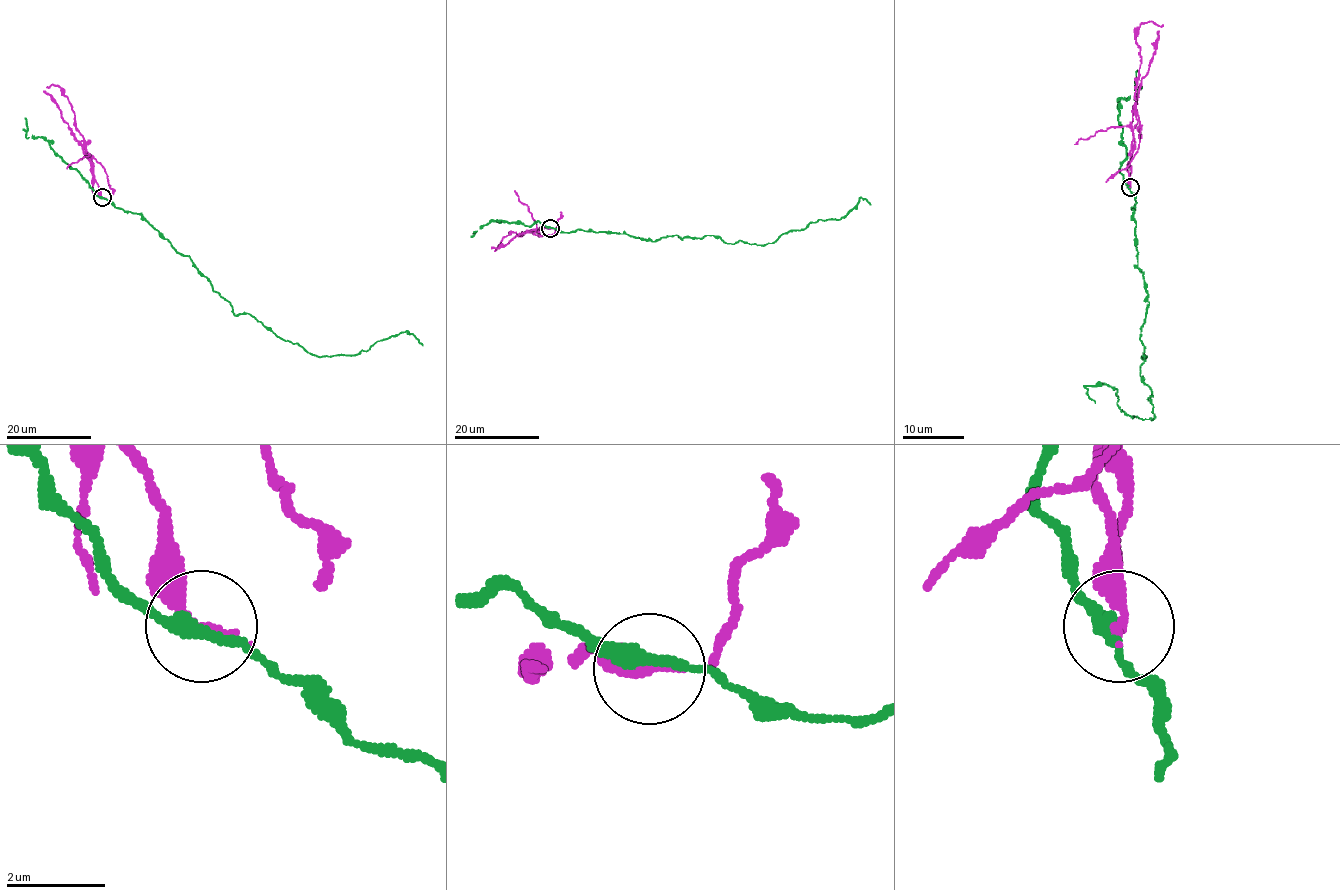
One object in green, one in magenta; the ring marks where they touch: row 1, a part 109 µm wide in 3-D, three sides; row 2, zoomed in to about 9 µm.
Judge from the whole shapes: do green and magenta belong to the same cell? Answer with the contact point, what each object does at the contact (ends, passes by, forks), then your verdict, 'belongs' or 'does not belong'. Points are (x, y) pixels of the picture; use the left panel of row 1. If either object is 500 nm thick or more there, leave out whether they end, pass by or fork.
(102, 197) | green passes by | magenta ends | does not belong

